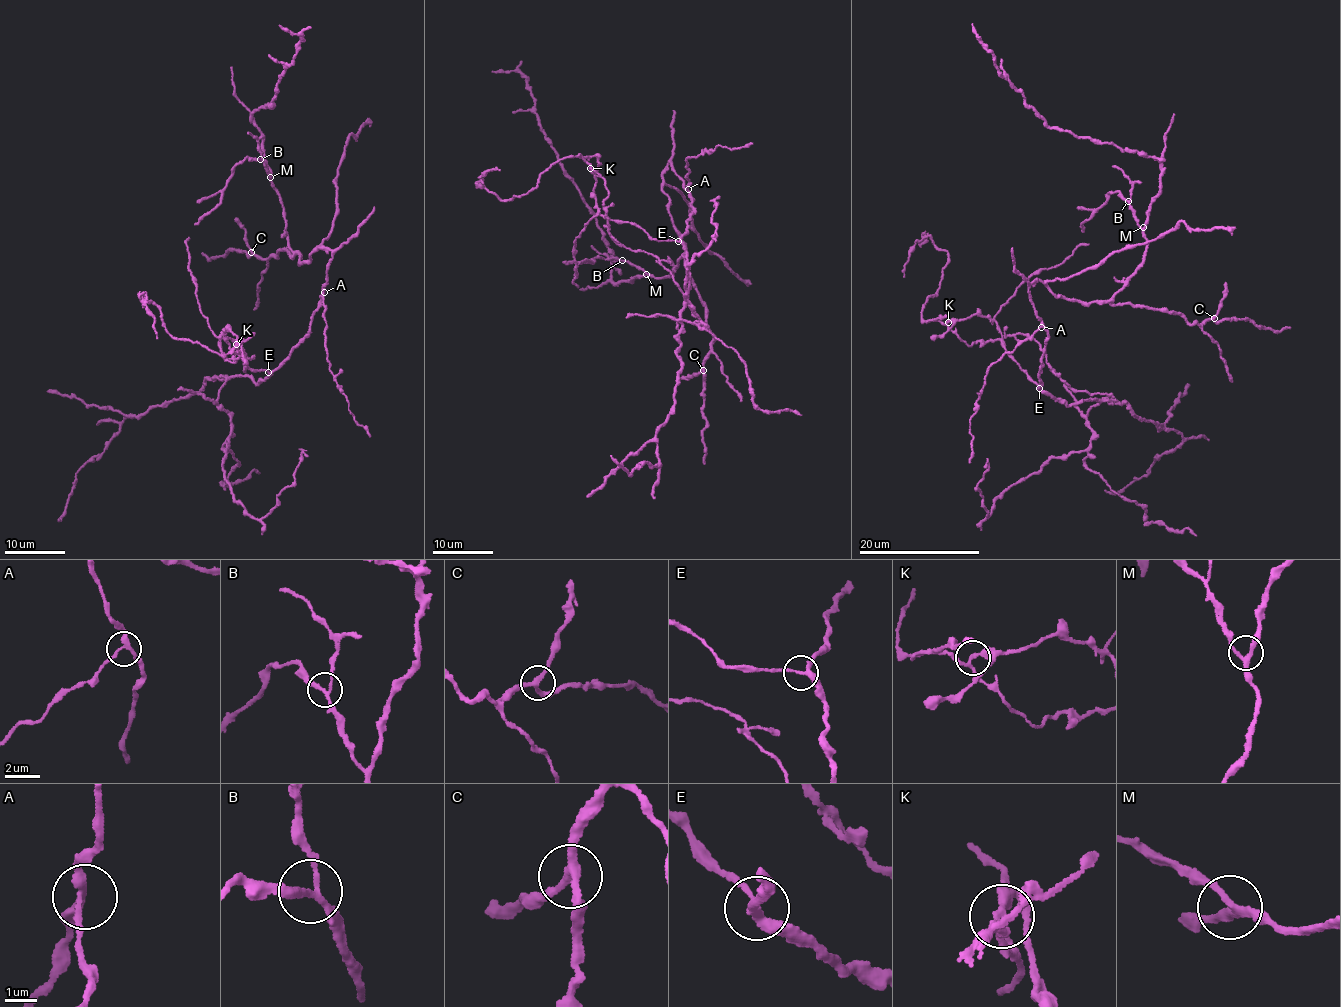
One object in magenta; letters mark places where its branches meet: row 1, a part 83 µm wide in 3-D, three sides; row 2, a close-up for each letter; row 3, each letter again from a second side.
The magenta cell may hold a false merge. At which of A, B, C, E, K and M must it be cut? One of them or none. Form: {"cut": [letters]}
{"cut": ["K"]}

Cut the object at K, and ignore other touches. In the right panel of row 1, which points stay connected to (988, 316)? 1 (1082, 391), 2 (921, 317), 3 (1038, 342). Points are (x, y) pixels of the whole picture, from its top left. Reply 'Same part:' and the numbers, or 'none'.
Same part: none

